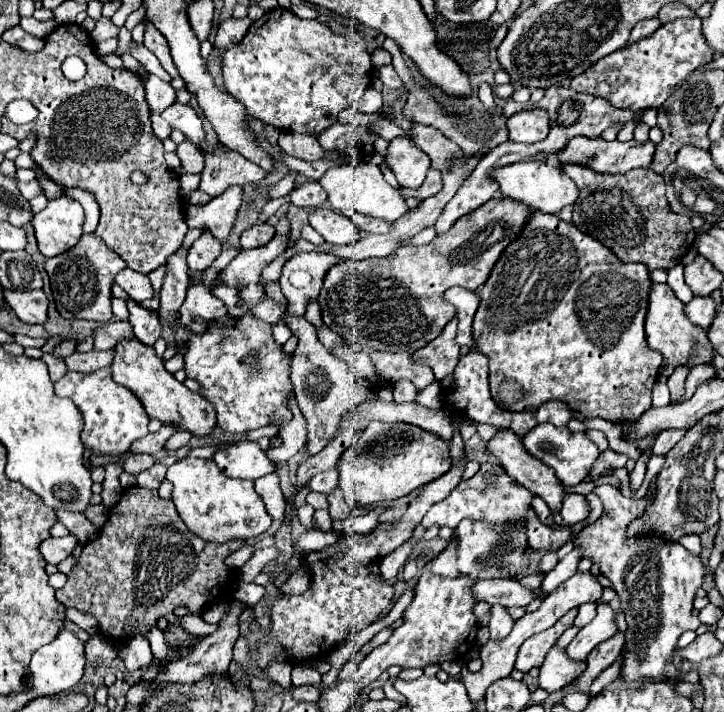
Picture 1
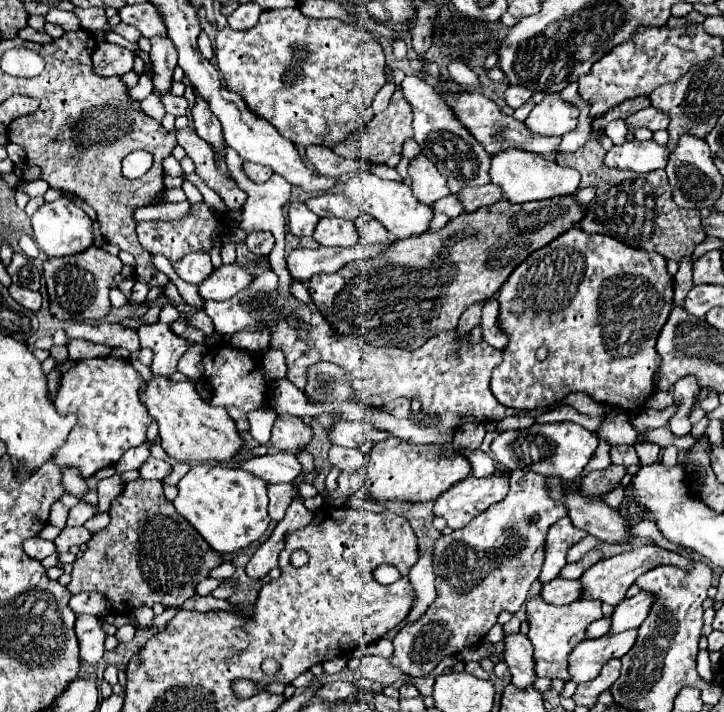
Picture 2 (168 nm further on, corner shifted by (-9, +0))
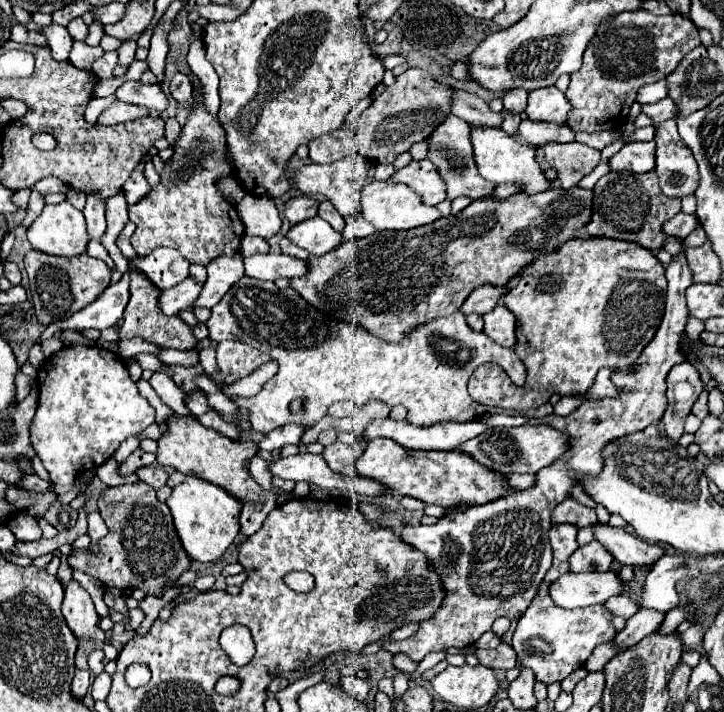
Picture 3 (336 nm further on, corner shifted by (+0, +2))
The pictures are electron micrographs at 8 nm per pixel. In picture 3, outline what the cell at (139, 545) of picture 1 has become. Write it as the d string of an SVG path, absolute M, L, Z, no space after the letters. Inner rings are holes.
M143 482L111 486L99 496L97 504L99 514L109 528L109 534L99 540L101 556L89 554L87 550L73 552L67 558L71 568L87 572L101 580L103 586L119 590L141 588L147 594L157 594L165 584L177 580L189 568L191 560L175 534L171 512L155 498L153 486Z

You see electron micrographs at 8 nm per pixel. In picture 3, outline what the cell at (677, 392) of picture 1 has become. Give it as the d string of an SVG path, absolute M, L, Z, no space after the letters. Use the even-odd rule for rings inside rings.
M689 362L673 366L673 370L667 376L669 406L661 418L661 426L671 440L677 442L683 436L685 418L701 392L703 382L699 378L699 372Z

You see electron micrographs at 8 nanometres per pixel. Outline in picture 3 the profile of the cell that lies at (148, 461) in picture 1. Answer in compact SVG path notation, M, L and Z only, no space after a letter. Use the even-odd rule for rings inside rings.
M151 464L151 466L139 468L137 470L137 476L139 476L141 482L145 482L145 484L153 486L155 490L159 490L159 488L165 486L165 482L169 478L169 472L163 466L159 466L159 464Z

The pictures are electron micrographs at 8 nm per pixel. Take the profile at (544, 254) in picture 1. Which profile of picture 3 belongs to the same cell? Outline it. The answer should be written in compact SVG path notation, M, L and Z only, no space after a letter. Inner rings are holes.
M589 238L569 240L557 252L539 256L517 276L517 286L503 296L503 304L517 316L517 346L515 354L527 368L527 384L517 388L501 366L483 364L475 368L468 381L469 396L479 404L505 410L527 410L549 402L551 394L575 396L585 394L593 386L595 372L603 366L611 370L627 370L643 352L663 318L665 308L665 268L655 254L635 242ZM631 264L647 264L647 270L627 270Z

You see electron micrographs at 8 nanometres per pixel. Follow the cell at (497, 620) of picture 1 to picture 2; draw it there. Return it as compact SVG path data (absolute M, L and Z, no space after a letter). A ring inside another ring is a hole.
M506 634L504 640L504 662L512 674L512 684L518 688L526 688L534 684L534 660L532 660L532 644L526 634Z

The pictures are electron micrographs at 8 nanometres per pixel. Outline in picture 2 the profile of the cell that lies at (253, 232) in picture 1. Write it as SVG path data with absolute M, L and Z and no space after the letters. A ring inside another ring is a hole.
M252 232L246 236L246 246L258 256L268 256L274 248L274 236L270 232Z

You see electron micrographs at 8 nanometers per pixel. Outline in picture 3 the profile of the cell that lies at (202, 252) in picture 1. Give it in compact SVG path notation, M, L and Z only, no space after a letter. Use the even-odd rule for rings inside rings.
M157 248L149 256L129 260L129 270L141 272L153 286L163 290L189 276L189 262L173 248Z

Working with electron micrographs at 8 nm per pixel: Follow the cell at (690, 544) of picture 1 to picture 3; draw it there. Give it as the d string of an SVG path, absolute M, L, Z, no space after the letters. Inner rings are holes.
M639 610L635 616L627 620L627 628L623 632L617 632L615 640L623 646L635 646L641 638L653 634L659 630L659 626L665 620L665 612L659 610Z

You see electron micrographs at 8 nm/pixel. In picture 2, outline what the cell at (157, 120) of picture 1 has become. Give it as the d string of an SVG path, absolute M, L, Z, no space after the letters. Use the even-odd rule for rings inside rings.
M152 92L148 98L144 98L142 102L140 102L140 106L142 106L142 110L150 116L150 118L154 118L156 122L162 122L162 118L166 116L166 112L164 112L164 104L160 104L160 98Z

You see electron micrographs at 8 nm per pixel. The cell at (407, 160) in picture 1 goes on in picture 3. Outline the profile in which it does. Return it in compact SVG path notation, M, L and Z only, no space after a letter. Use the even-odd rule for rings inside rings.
M413 160L409 166L395 170L393 176L389 178L389 182L407 184L421 196L421 200L427 206L437 206L439 202L443 202L447 198L447 186L445 186L443 178L439 176L439 172L435 170L433 162L429 162L429 160L421 160L421 162Z

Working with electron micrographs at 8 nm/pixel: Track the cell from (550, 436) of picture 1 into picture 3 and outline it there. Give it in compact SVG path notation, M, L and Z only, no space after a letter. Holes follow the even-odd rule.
M525 424L519 428L489 428L487 432L479 434L479 438L471 438L463 442L463 446L459 446L459 450L471 456L475 462L501 474L537 474L541 468L551 466L567 448L569 438L545 424Z

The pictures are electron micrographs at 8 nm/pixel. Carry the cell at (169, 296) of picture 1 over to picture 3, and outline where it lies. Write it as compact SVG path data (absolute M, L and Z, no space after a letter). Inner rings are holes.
M187 72L187 76L195 86L195 102L173 144L173 156L159 174L159 184L151 188L143 200L129 206L129 218L137 226L131 236L131 246L139 256L145 256L145 248L167 246L178 250L190 264L207 266L213 258L239 252L243 222L237 214L237 206L217 188L221 178L233 174L233 168L225 158L225 130L221 122L205 110L201 80L193 72Z

